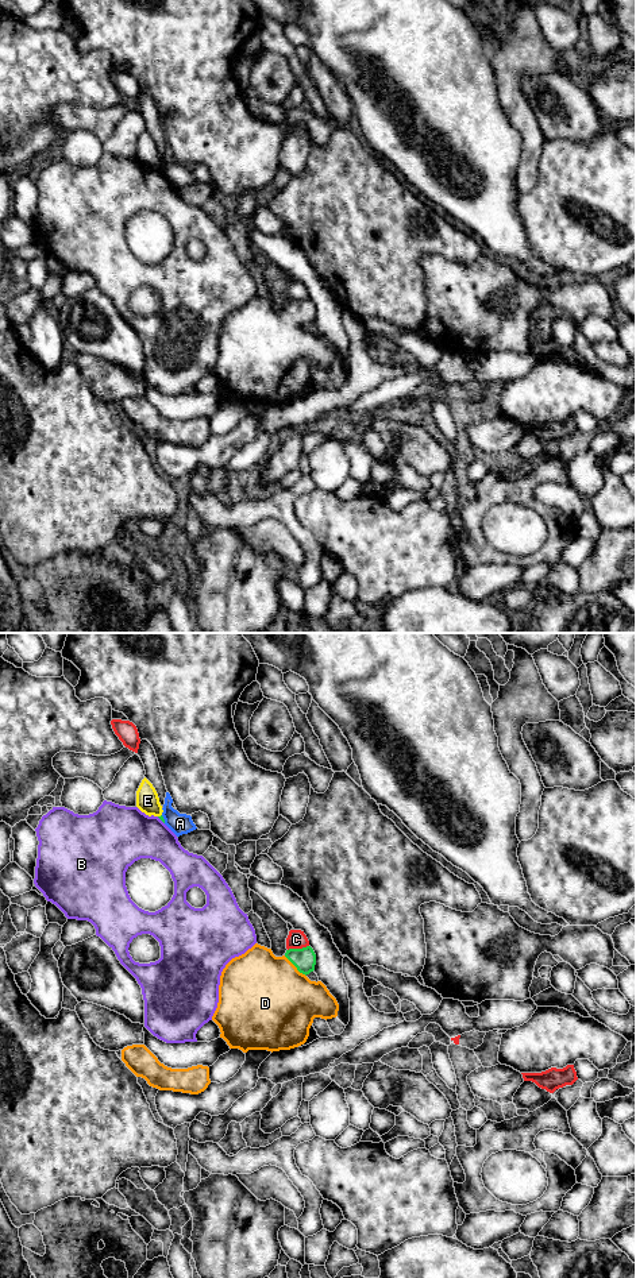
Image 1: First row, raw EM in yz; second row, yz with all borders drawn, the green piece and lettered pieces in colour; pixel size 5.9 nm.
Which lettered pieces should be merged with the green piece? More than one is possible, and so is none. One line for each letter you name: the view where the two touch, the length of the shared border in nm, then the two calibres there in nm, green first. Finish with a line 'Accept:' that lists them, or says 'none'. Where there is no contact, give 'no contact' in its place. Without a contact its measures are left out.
D: yz | 180 nm | 140/480 nm
Accept: D

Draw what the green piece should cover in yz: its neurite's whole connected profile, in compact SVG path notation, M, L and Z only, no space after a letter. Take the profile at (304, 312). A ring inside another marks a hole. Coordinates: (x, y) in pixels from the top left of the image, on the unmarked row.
M255 296L244 306L232 310L221 324L219 355L212 372L220 381L230 401L280 404L304 397L315 370L332 371L338 368L339 356L321 333L311 333L307 328L315 323L316 306L311 298L289 301L282 309L275 309L271 301Z

